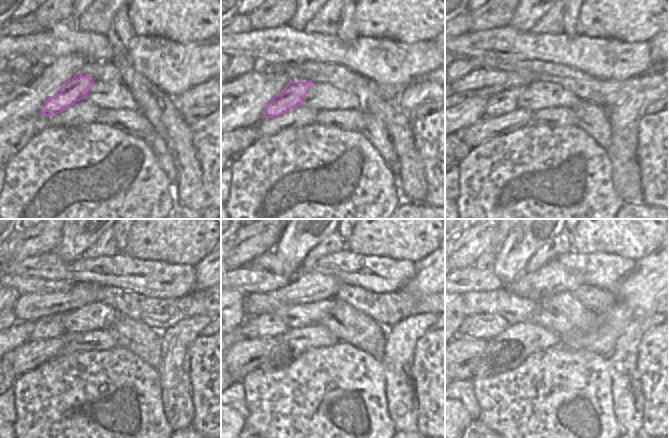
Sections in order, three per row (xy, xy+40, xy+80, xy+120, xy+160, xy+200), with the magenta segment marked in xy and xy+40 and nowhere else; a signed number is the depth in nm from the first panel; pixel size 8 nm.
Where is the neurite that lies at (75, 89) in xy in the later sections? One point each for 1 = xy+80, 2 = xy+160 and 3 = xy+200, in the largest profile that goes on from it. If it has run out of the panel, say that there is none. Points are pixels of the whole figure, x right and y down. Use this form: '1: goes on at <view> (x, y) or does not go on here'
1: goes on at xy+80 (499, 104)
2: goes on at xy+160 (263, 325)
3: goes on at xy+200 (483, 326)

